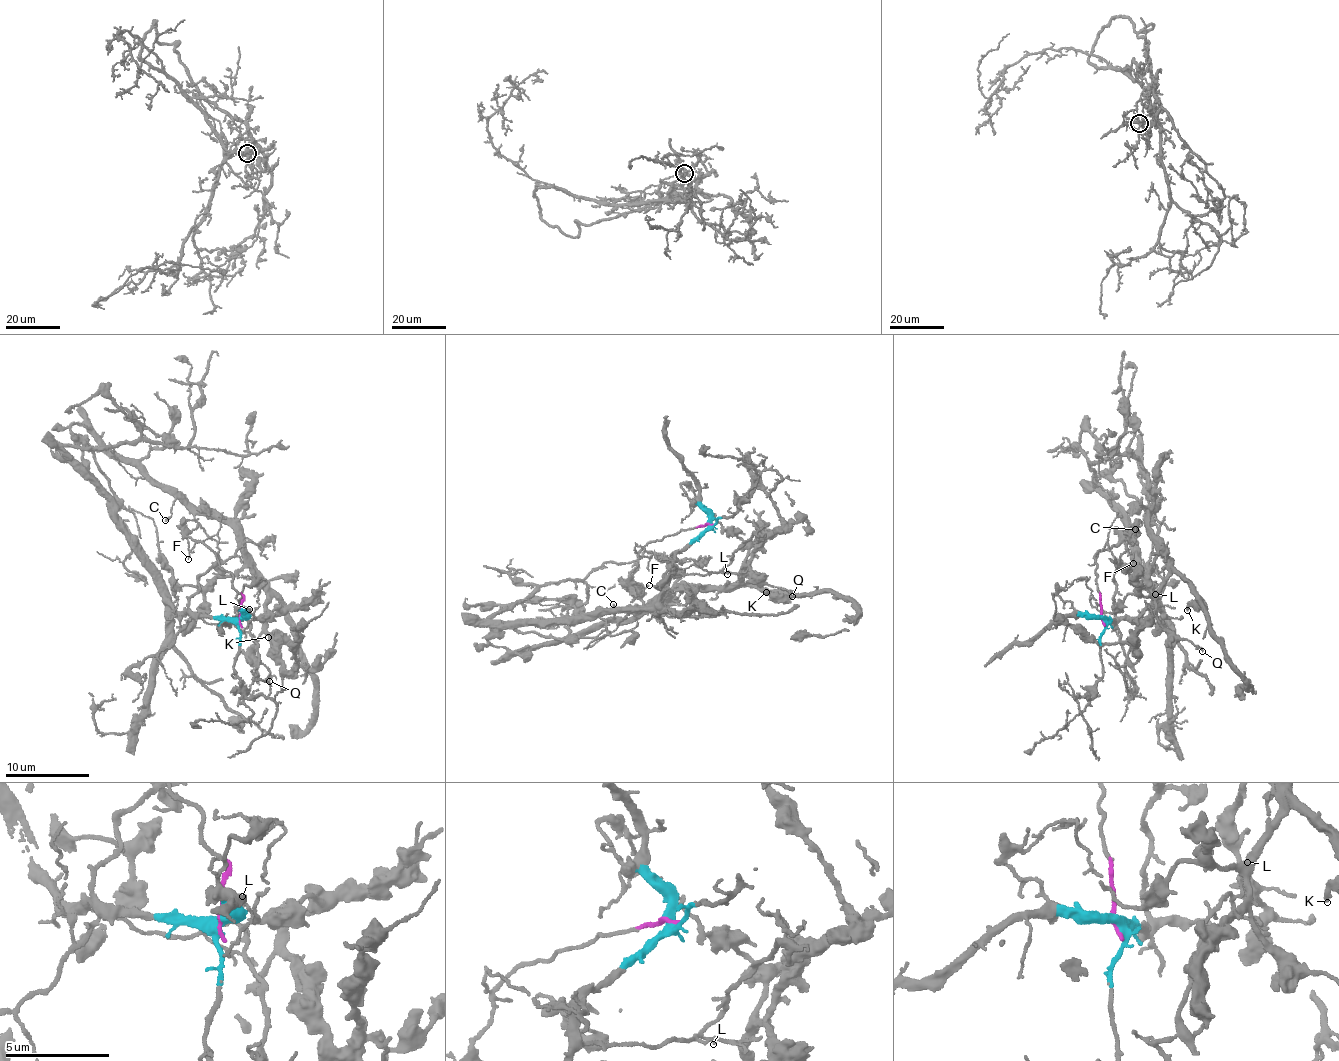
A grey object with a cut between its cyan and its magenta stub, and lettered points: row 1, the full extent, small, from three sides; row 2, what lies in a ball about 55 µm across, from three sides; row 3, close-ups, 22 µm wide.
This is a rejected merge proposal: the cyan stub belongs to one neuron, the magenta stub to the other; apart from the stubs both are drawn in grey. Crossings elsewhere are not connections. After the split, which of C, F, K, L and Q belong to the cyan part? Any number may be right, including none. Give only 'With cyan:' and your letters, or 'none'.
With cyan: C, K, L, Q

